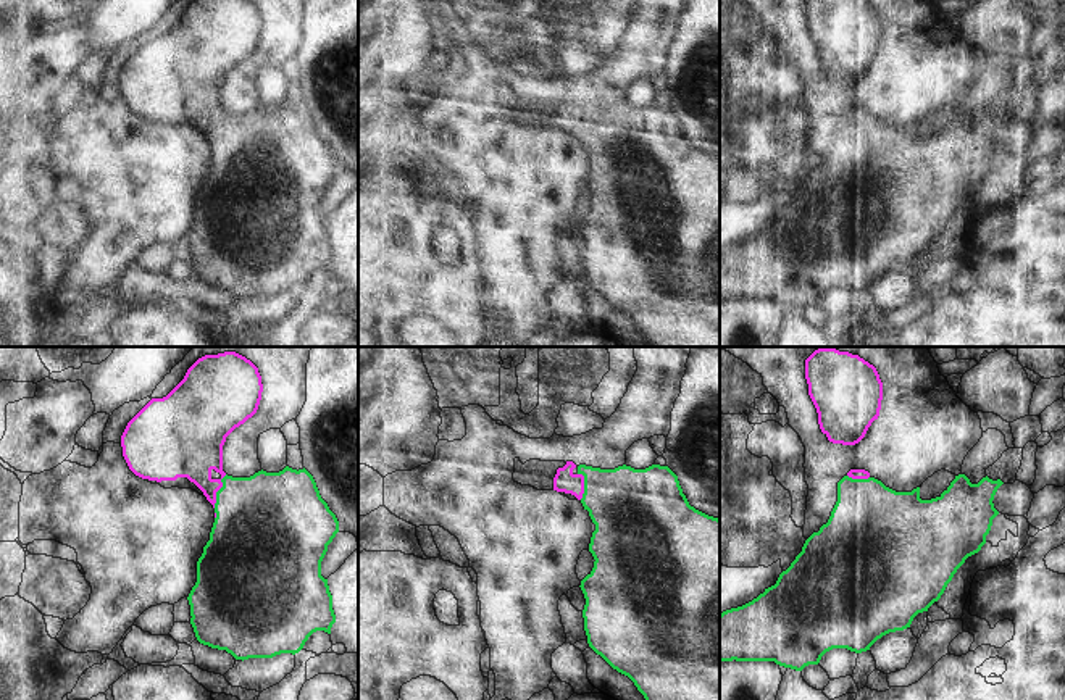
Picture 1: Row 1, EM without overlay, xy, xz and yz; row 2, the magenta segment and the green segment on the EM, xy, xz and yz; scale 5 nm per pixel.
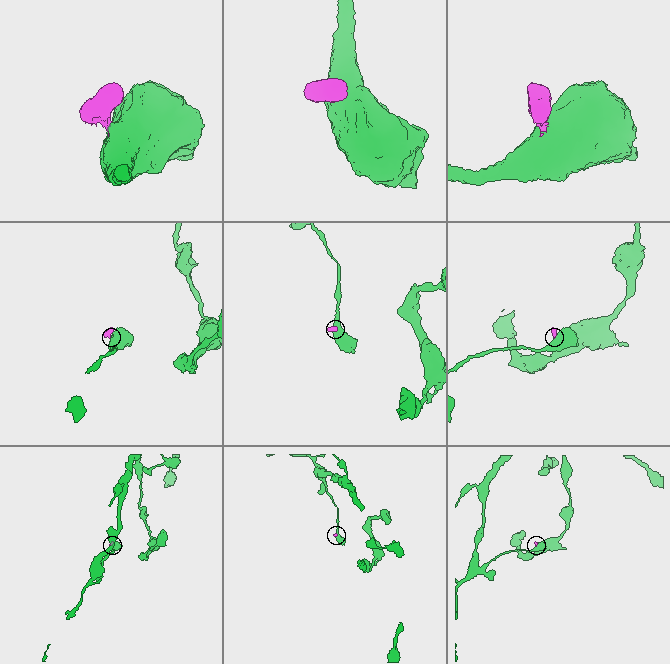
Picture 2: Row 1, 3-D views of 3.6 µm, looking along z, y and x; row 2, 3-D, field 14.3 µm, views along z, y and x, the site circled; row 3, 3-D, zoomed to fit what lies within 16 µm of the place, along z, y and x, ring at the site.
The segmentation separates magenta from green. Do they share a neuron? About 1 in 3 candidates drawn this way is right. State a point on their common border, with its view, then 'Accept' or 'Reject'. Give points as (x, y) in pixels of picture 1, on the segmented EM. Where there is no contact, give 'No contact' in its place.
Touches magenta at xy (218, 489). Accept

